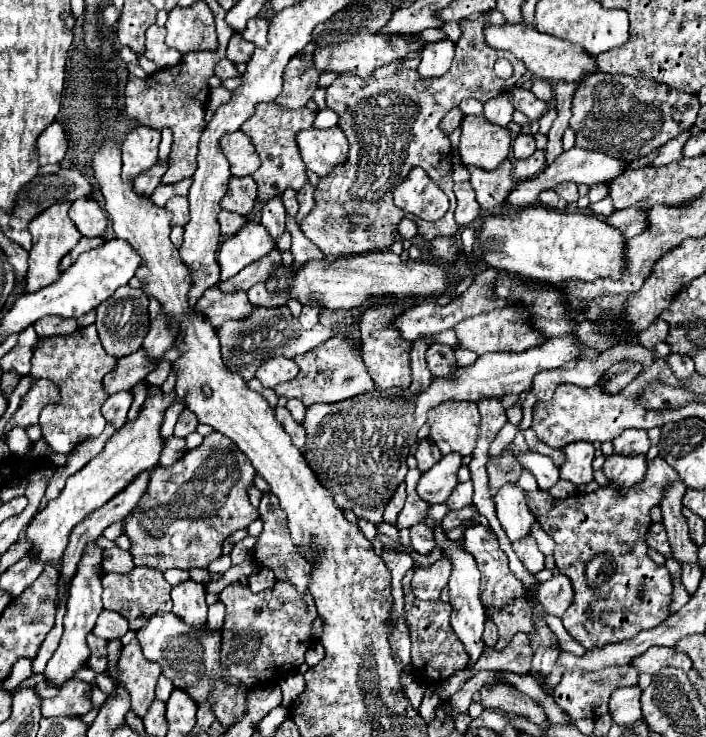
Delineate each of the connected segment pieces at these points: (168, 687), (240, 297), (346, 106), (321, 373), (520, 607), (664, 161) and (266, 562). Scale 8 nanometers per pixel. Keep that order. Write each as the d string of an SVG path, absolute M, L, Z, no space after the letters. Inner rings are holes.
M160 676L158 684L156 684L156 698L158 698L158 700L164 700L164 702L166 702L172 690L174 690L172 682L170 682L166 676Z
M218 284L210 286L196 302L196 306L202 310L202 314L208 314L214 328L220 328L226 320L244 320L256 310L256 306L248 300L246 290L222 292Z
M494 9L474 21L460 20L462 38L456 42L456 56L448 74L432 80L422 80L416 70L404 68L398 60L386 64L370 76L370 82L362 82L354 74L340 74L326 88L326 106L340 116L338 126L344 130L350 152L348 162L338 166L330 178L322 178L316 188L316 206L304 218L302 230L308 240L312 240L324 254L348 256L364 254L388 248L394 238L396 224L406 216L394 204L392 192L404 180L412 166L424 168L430 178L446 192L450 198L450 210L444 218L436 222L426 222L416 216L412 220L418 224L418 232L424 240L434 240L440 236L454 236L458 224L454 220L454 182L452 182L452 150L448 136L438 128L442 116L456 108L464 98L476 98L488 102L496 94L512 90L522 74L528 72L524 62L520 62L510 52L498 52L486 46L483 28L487 24L504 24L502 13ZM506 58L514 66L514 74L502 80L494 74L494 62Z
M336 334L334 338L326 340L318 348L298 354L294 362L300 366L300 374L290 380L282 383L276 388L276 394L285 398L300 398L306 406L316 404L316 402L340 402L364 392L374 390L374 380L368 374L368 368L362 360L362 350L358 348L354 336L350 334Z
M524 596L514 606L506 606L506 610L488 608L486 612L492 614L492 622L498 626L498 644L496 644L498 650L508 646L508 642L516 632L528 634L532 630L532 608Z
M689 129L684 131L676 138L668 141L660 148L659 156L652 160L652 166L663 166L683 158L682 148L686 141L690 138Z
M264 492L260 506L260 520L264 522L264 530L258 536L258 542L254 546L254 560L258 566L270 568L276 576L276 580L286 580L292 586L296 586L298 590L306 590L308 592L308 582L310 582L310 574L314 570L314 566L310 566L310 560L306 556L310 556L308 546L306 548L298 548L292 538L290 538L290 530L286 526L286 514L282 514L280 506L278 506L278 498L272 492Z

